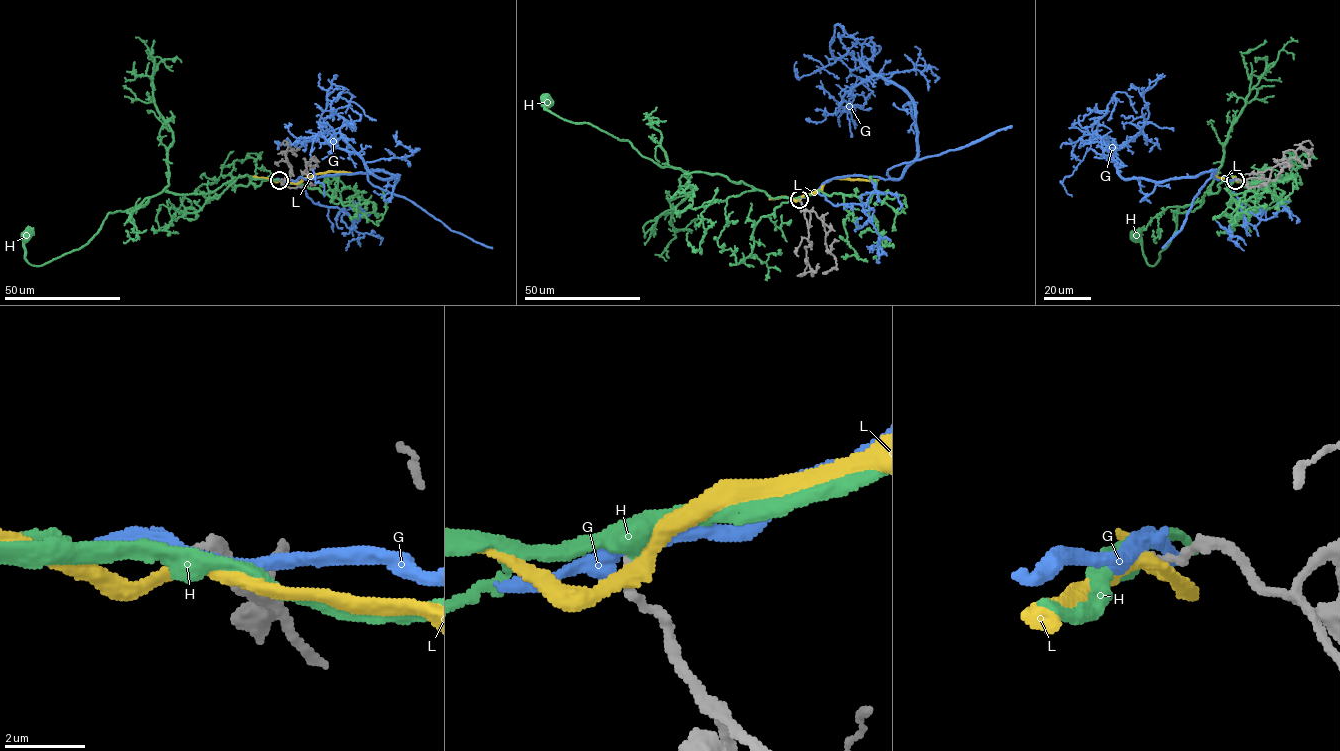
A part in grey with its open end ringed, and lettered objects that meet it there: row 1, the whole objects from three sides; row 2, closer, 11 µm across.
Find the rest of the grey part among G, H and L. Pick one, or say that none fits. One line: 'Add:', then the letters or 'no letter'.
Add: H

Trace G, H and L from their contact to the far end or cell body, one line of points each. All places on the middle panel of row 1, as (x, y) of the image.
G: (799, 198), (833, 178), (899, 178), (917, 153), (914, 100), (849, 54), (830, 53), (836, 24), (843, 35)
H: (799, 199), (771, 198), (723, 175), (662, 167), (627, 140), (551, 113), (544, 107), (547, 98)
L: (799, 199), (819, 191), (833, 178), (878, 180)

